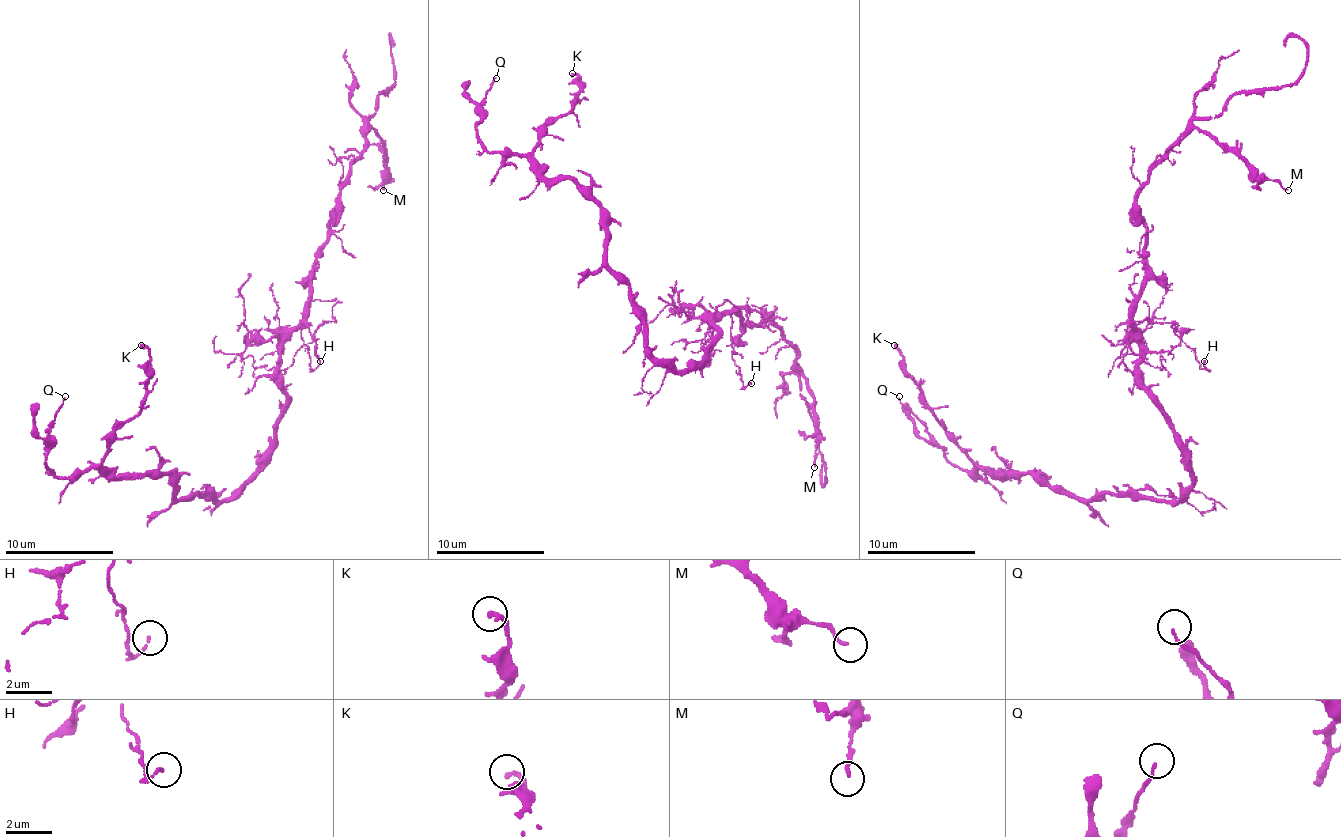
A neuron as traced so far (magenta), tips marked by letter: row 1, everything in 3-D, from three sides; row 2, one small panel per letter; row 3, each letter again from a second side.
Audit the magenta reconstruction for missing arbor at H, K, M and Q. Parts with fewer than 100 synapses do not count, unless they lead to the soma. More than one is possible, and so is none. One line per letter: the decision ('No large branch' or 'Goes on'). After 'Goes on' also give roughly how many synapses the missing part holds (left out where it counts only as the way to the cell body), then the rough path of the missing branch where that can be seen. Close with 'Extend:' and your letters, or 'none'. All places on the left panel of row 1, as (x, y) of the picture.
H: No large branch
K: No large branch
M: No large branch
Q: No large branch
Extend: none

